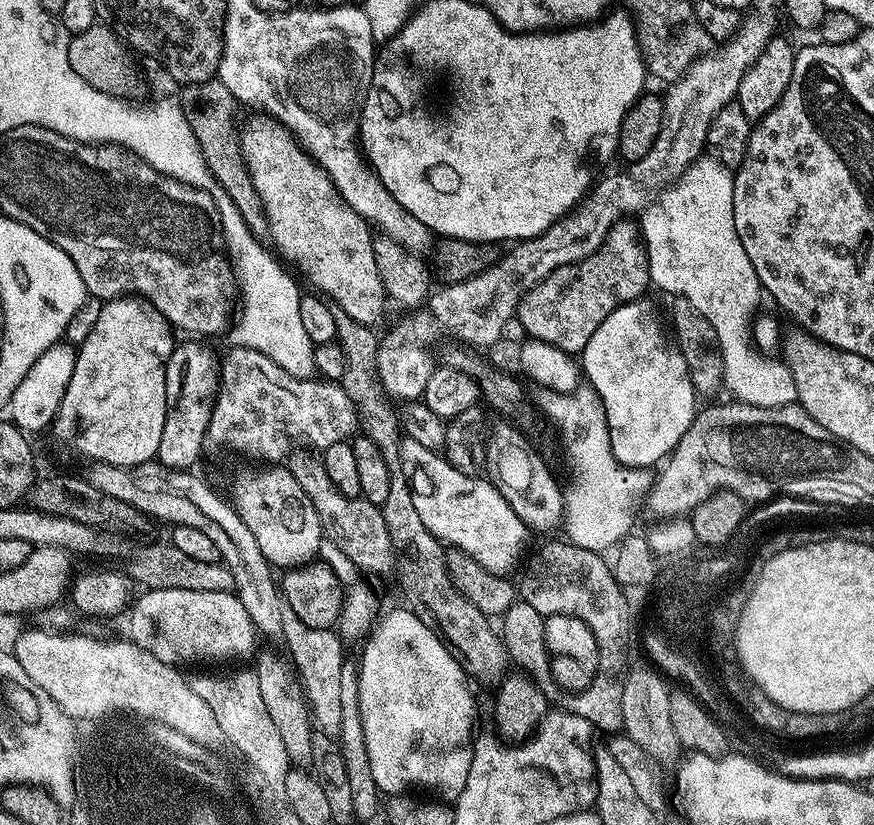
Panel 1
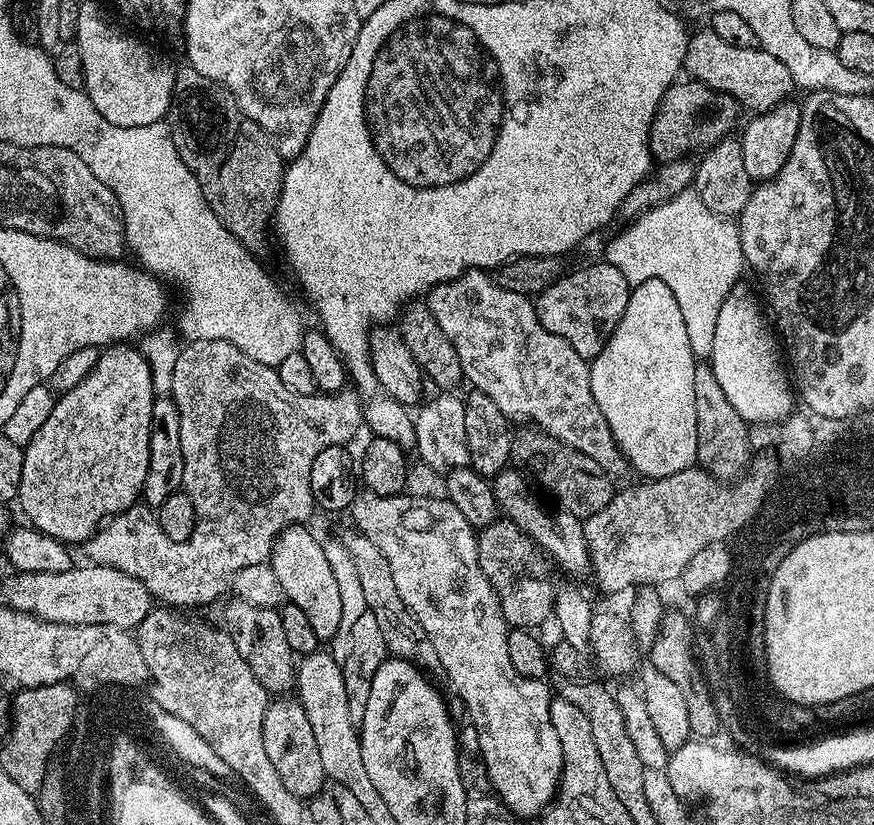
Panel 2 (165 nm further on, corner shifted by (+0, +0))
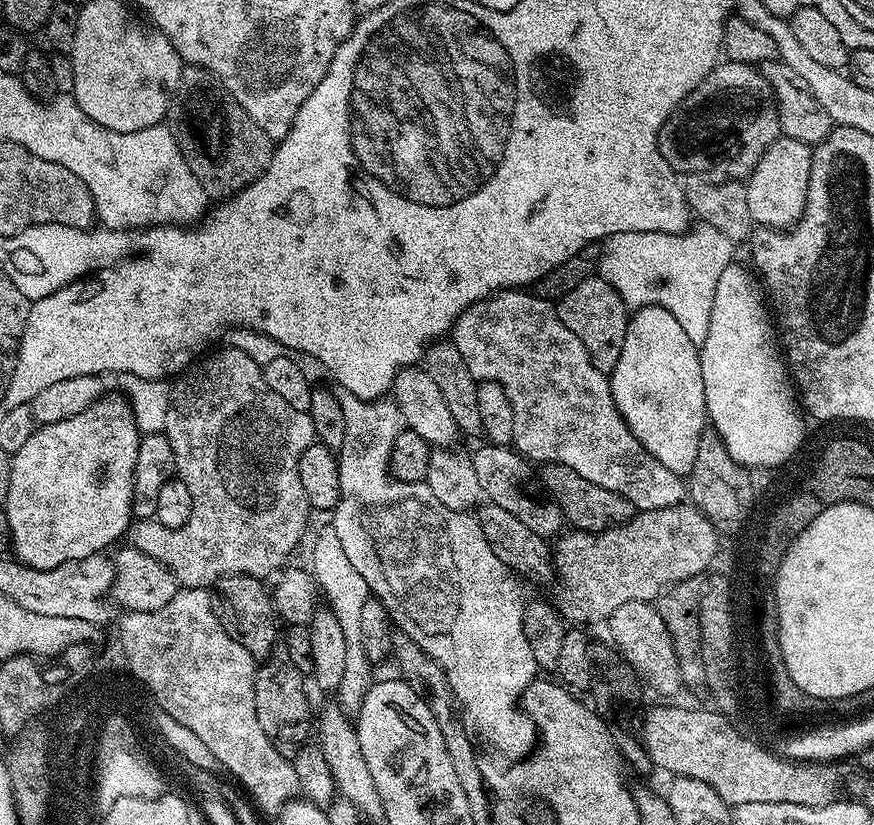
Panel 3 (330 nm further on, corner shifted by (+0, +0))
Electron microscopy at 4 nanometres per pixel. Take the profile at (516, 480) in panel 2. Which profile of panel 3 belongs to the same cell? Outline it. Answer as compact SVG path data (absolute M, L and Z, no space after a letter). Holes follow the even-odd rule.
M484 442L481 445L481 448L477 452L473 451L471 453L474 474L478 477L478 486L481 493L491 503L502 506L507 513L514 514L514 517L518 518L523 525L528 526L534 534L545 538L555 537L561 531L559 528L562 526L565 527L564 514L555 502L543 504L542 501L535 500L532 497L532 492L528 489L529 465L526 463L524 457L511 447L502 444Z

